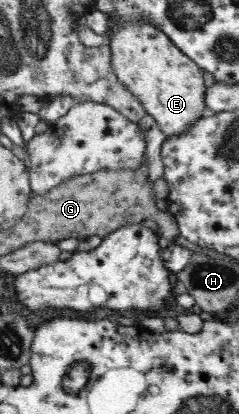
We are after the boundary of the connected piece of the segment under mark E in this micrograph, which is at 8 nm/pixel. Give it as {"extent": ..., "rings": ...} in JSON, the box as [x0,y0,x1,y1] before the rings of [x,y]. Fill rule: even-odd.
{"extent":[105,17,208,136],"rings":[[[118,17],[108,18],[111,28],[106,30],[105,39],[118,80],[142,103],[164,136],[184,134],[198,118],[208,113],[204,105],[207,88],[202,69],[148,21],[120,23]]]}

